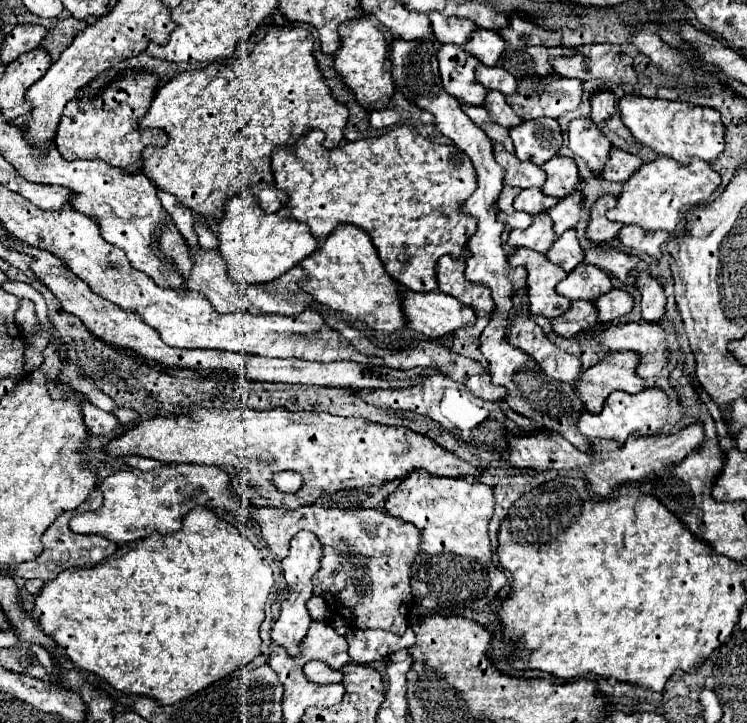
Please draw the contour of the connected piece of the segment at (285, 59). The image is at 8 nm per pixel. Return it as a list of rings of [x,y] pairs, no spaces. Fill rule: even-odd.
[[[272,26],[270,32],[254,46],[254,50],[238,60],[214,62],[202,70],[182,72],[164,84],[148,110],[140,120],[142,128],[162,128],[170,140],[166,146],[148,146],[142,154],[144,174],[162,190],[176,194],[178,200],[204,216],[214,226],[222,214],[224,198],[238,192],[258,194],[260,206],[272,214],[288,204],[288,194],[280,192],[274,184],[270,170],[270,154],[278,144],[292,146],[308,128],[320,128],[326,132],[326,146],[334,148],[344,138],[344,126],[348,122],[348,108],[340,104],[328,80],[324,78],[314,54],[312,34],[306,28],[296,26]]]

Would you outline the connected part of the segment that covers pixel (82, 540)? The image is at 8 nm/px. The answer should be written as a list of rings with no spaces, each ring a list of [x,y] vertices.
[[[95,489],[90,492],[90,496],[84,500],[84,504],[80,504],[76,510],[70,510],[70,512],[64,512],[48,530],[46,530],[46,542],[44,542],[44,550],[42,554],[34,560],[34,562],[22,562],[22,564],[16,564],[12,566],[8,572],[16,574],[16,576],[22,576],[22,578],[40,578],[44,582],[56,578],[62,570],[66,568],[82,568],[82,566],[94,566],[102,560],[106,560],[108,556],[112,556],[118,546],[116,542],[100,536],[100,534],[76,534],[70,530],[68,522],[70,518],[74,518],[76,514],[82,514],[82,512],[92,512],[92,510],[98,510],[98,507],[103,504],[103,494],[100,490]]]

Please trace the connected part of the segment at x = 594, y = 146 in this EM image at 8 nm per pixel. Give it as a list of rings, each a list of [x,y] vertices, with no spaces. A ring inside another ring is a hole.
[[[586,118],[572,120],[568,136],[570,150],[586,162],[586,166],[592,170],[596,178],[600,178],[600,170],[608,160],[608,152],[612,148],[608,138],[600,132],[600,128],[592,120]]]

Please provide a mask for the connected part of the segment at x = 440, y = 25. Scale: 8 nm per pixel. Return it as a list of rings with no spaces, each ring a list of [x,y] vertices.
[[[430,12],[430,24],[438,42],[450,42],[460,46],[466,44],[470,40],[470,34],[476,30],[476,24],[472,20],[458,16],[444,16],[442,12]]]

